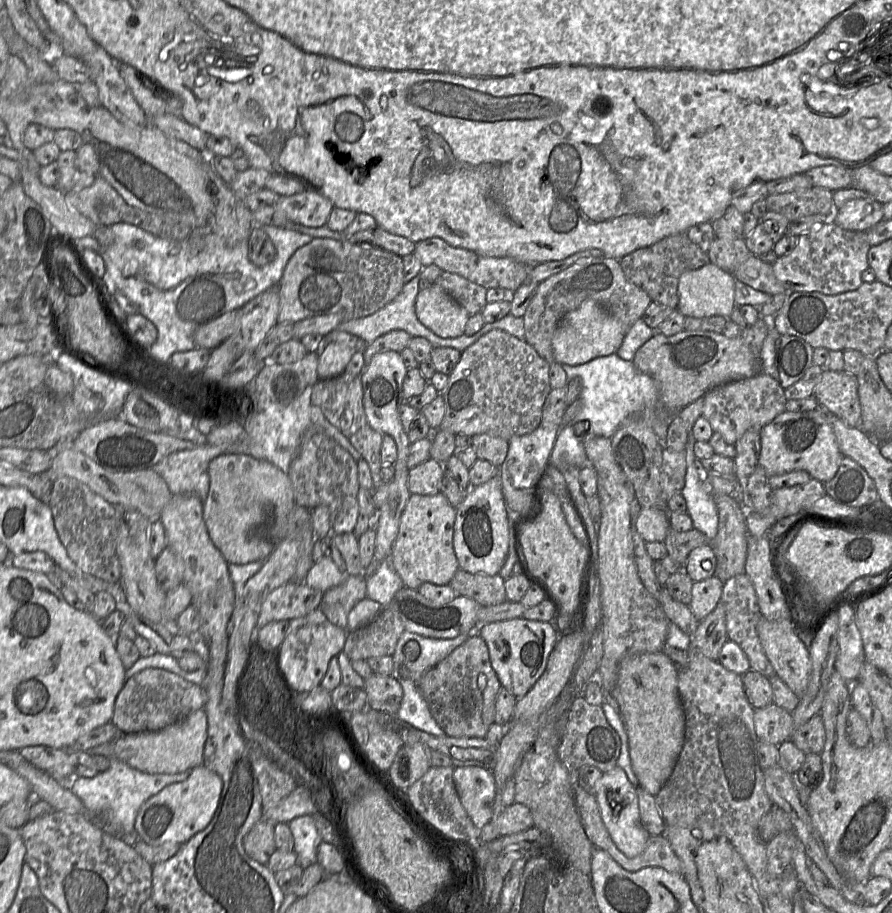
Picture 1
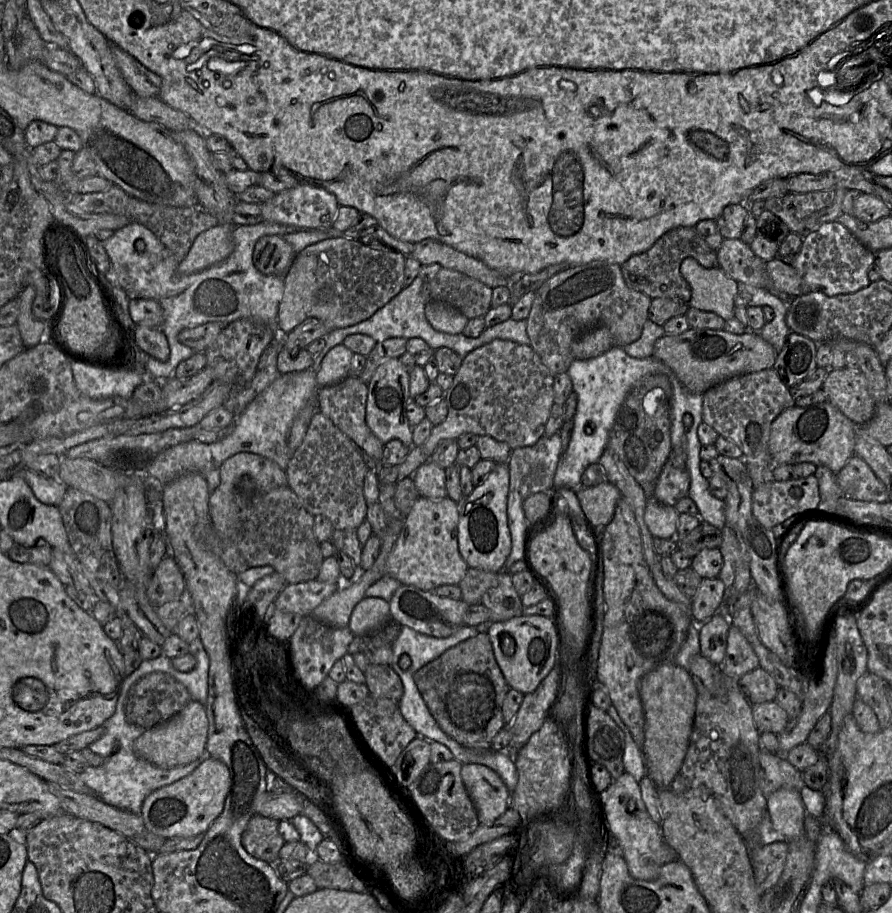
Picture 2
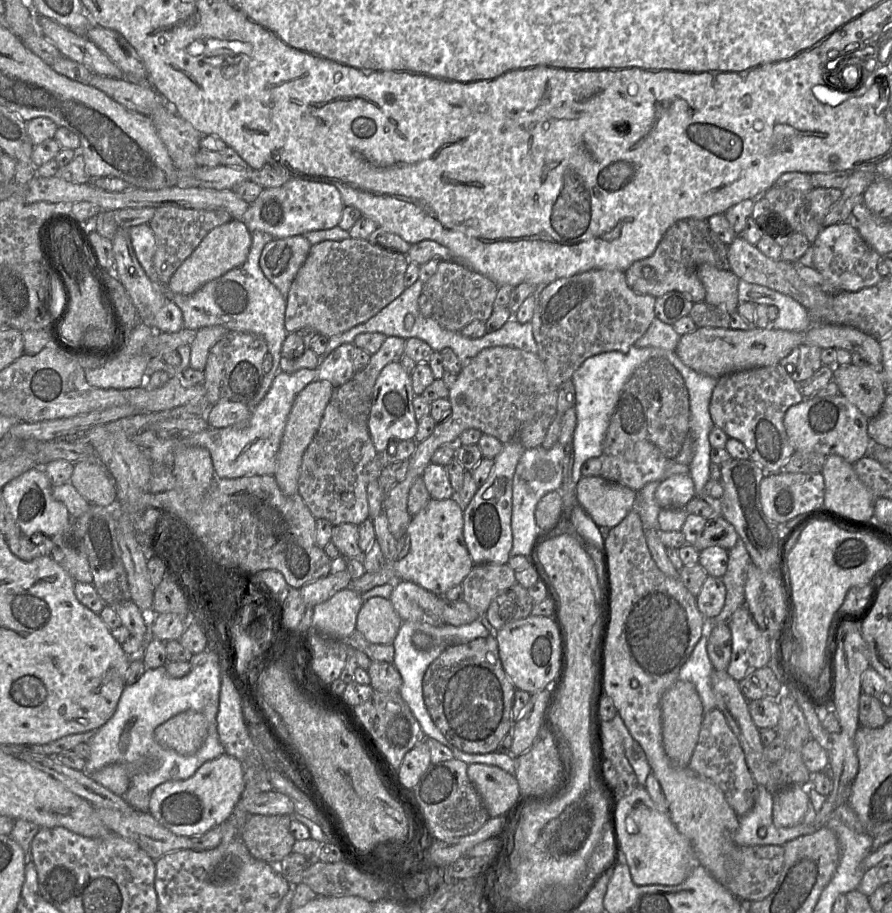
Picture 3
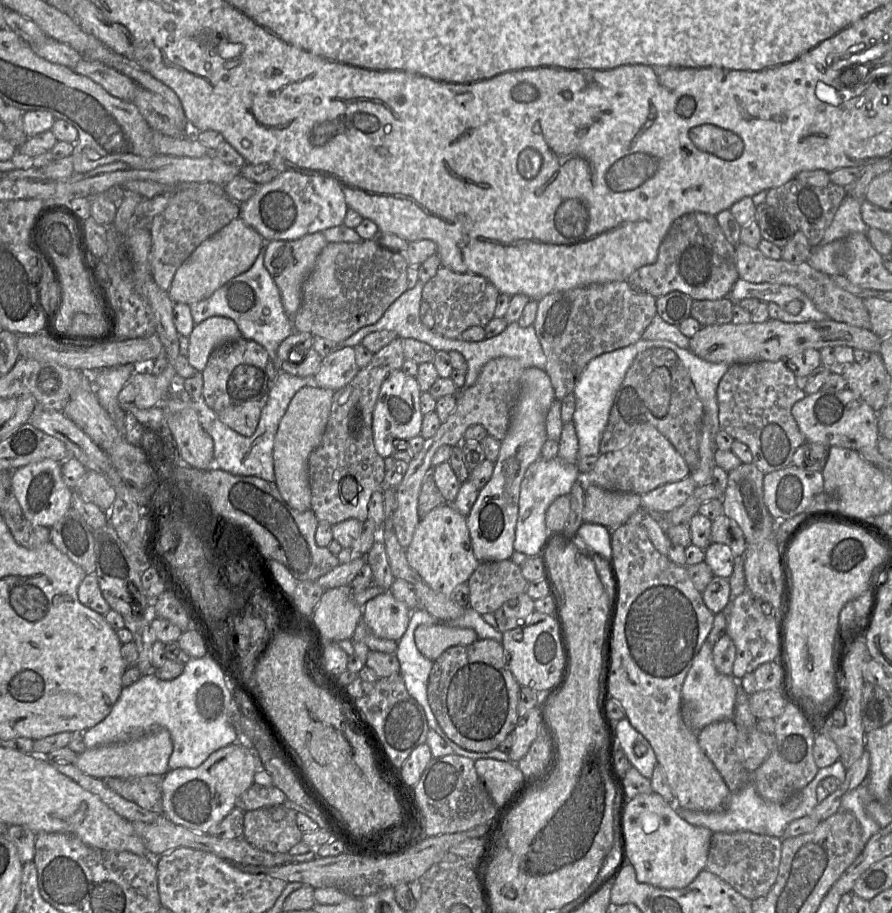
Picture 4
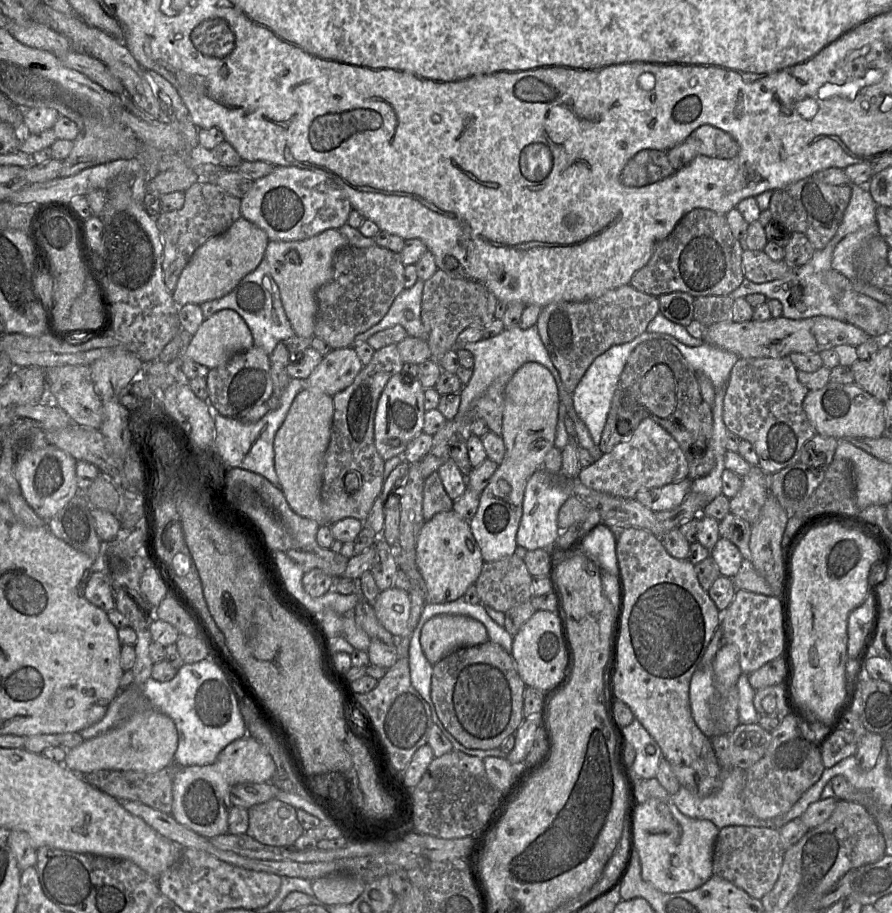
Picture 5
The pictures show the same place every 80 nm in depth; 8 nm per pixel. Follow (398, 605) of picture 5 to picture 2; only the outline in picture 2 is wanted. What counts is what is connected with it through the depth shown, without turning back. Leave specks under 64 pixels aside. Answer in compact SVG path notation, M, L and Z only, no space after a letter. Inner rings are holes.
M364 597L353 609L348 628L355 636L375 633L392 620L389 602Z

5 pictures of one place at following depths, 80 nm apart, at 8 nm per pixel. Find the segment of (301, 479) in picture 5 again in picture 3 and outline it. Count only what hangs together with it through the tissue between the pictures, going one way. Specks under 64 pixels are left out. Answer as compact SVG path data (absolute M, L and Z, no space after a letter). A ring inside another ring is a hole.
M316 380L301 390L293 402L281 439L274 473L274 478L280 490L286 496L298 494L298 479L302 457L319 429L333 389L334 387L328 381Z

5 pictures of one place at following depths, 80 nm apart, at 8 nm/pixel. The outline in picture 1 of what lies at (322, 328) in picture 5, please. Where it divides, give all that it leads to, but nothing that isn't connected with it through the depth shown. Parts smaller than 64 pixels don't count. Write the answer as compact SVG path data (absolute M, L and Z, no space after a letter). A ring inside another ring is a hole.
M314 238L289 260L280 285L278 323L338 313L343 322L369 316L382 309L404 286L402 258L374 246L343 240Z

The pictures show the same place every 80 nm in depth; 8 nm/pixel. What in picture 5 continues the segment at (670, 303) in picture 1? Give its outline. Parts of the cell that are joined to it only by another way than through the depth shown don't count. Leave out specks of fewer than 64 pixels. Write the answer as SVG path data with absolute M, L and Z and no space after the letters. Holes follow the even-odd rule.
M696 208L682 217L668 237L659 242L648 263L631 278L629 285L656 297L686 292L694 298L725 296L745 279L742 267L744 245L734 237L726 216Z

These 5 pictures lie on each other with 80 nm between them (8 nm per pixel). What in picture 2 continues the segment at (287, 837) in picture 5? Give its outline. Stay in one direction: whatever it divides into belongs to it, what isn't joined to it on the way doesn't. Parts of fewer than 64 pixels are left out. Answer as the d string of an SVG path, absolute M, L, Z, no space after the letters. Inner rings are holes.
M255 814L242 833L241 842L254 858L269 864L279 861L279 851L286 843L278 830L279 821Z

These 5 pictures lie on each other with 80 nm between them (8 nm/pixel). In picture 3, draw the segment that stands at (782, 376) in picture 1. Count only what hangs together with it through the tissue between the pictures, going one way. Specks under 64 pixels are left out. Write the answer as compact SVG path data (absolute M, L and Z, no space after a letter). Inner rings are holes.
M802 344L781 359L778 365L794 382L800 382L811 377L822 366L821 350L817 346Z

